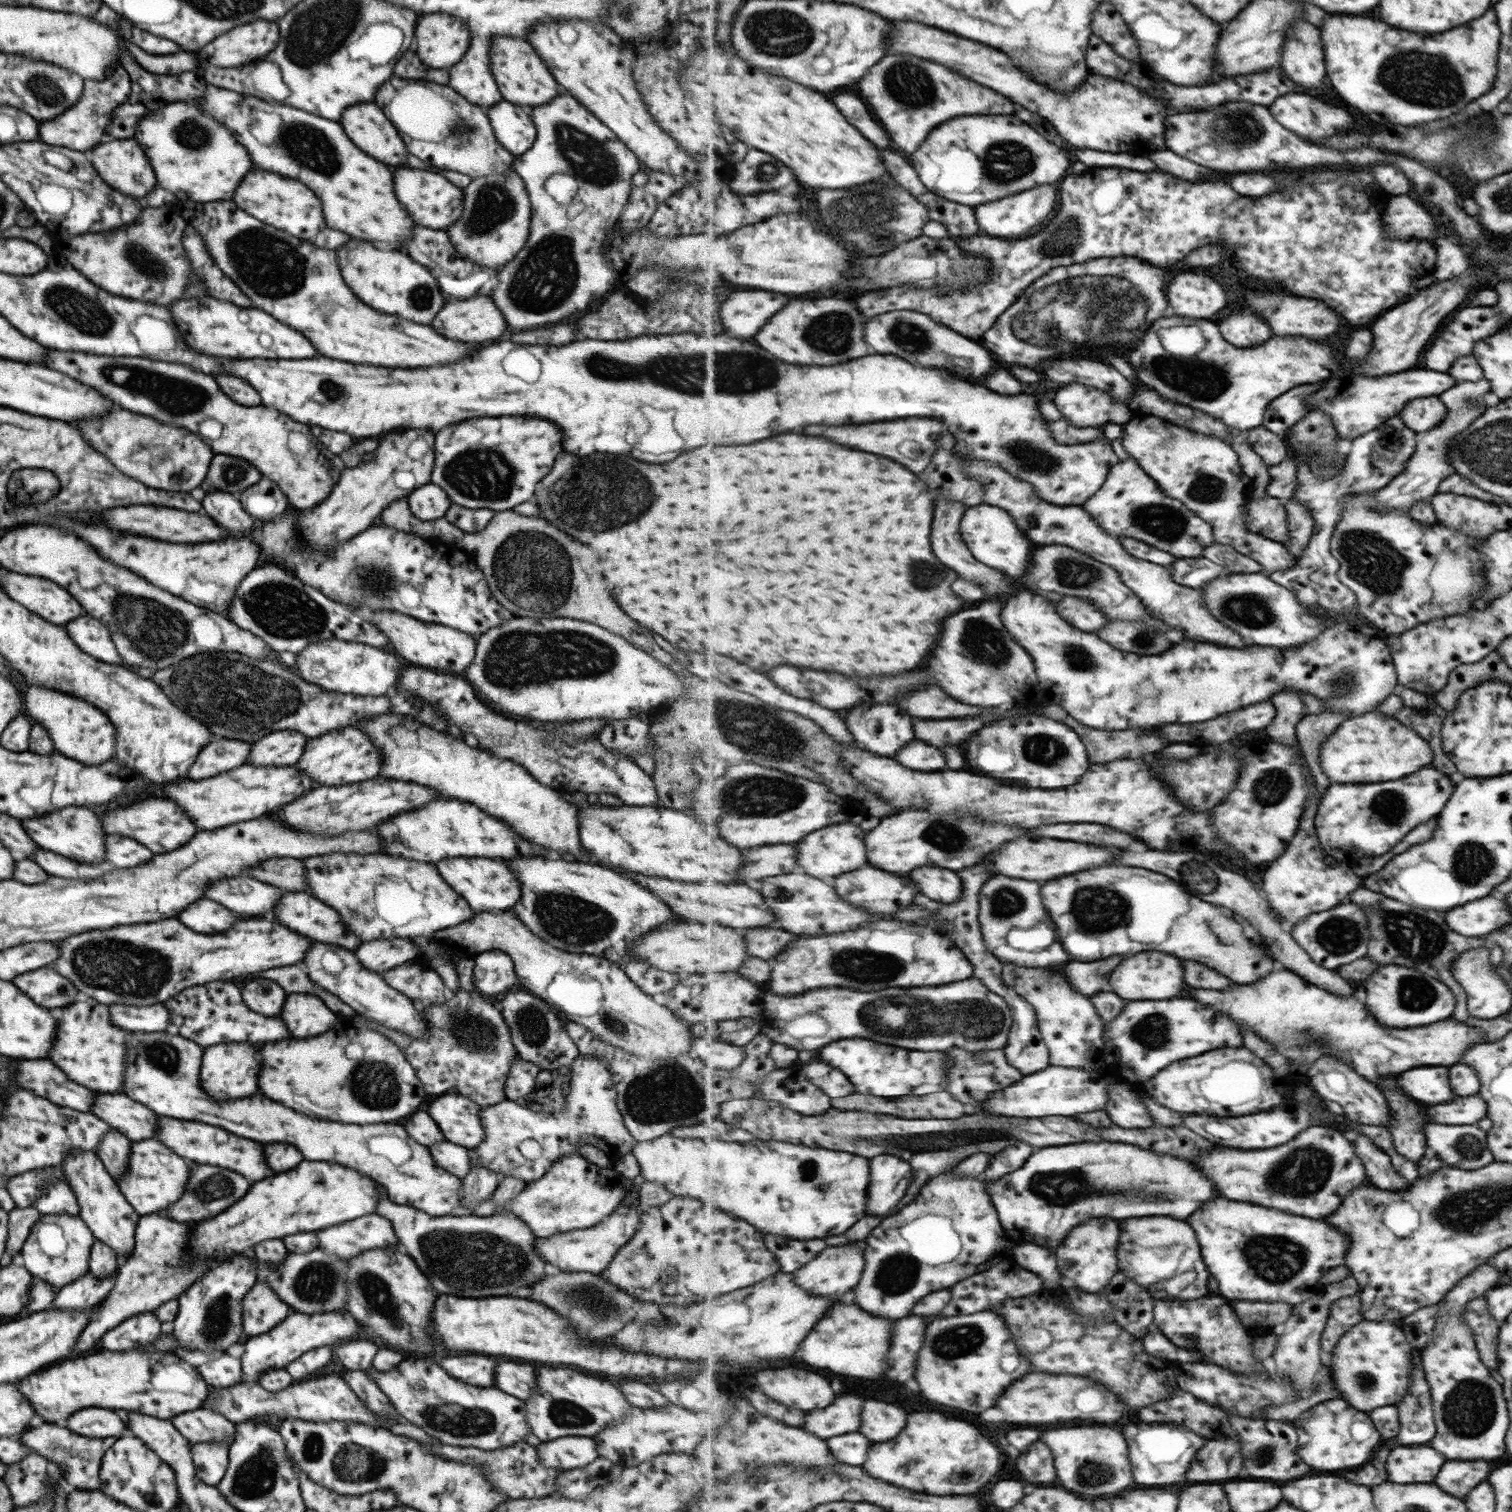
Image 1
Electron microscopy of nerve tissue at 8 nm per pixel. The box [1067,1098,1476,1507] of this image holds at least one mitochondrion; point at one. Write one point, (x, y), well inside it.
(1302, 1173)

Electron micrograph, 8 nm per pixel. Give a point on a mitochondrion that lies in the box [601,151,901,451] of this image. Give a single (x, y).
(832, 333)

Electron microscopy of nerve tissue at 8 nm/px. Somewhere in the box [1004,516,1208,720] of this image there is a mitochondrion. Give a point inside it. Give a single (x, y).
(1070, 573)

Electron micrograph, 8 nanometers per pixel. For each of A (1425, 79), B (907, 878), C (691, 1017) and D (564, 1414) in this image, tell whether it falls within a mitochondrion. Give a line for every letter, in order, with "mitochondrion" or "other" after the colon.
A: mitochondrion
B: other
C: other
D: mitochondrion

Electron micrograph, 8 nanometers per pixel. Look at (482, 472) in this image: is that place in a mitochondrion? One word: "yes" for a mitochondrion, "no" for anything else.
yes

